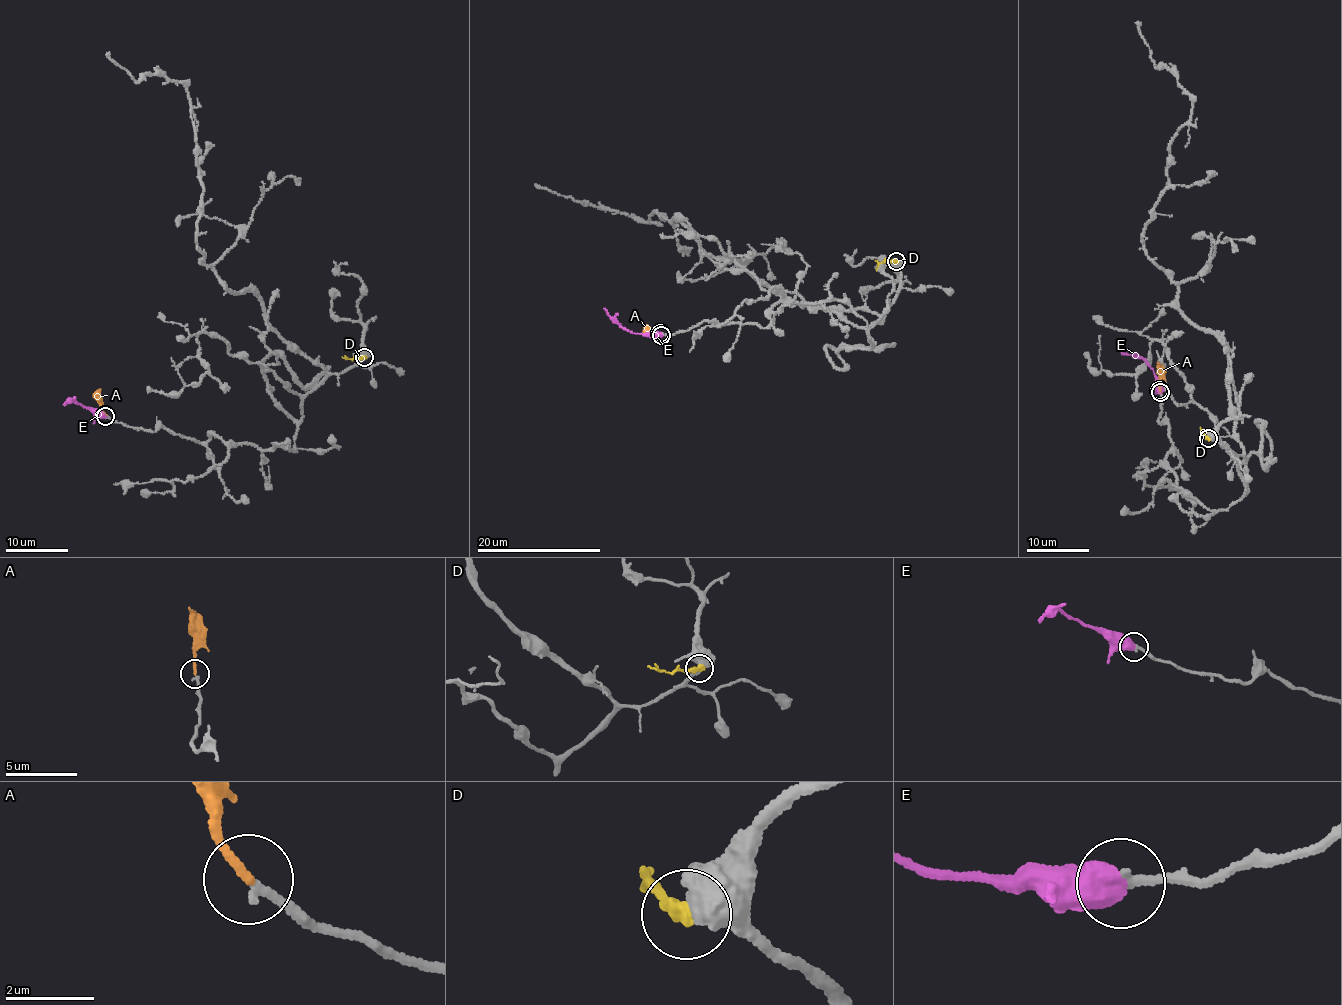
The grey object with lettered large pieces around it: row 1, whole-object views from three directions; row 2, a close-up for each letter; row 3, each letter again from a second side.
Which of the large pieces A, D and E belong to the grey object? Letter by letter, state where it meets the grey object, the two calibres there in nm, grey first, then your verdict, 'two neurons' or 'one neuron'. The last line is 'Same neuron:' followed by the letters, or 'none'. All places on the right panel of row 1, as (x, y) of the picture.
A: contact (1159, 390); calibres 220 and 200 nm; two neurons
D: contact (1208, 438); calibres 700 and 400 nm; two neurons
E: contact (1160, 392); calibres 220 and 650 nm; one neuron
Same neuron: E

